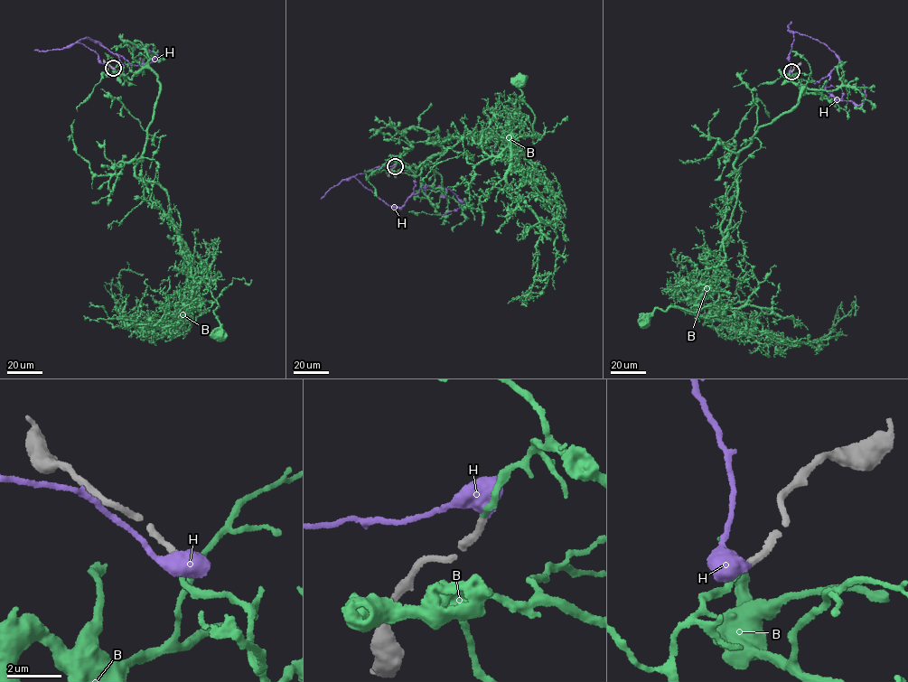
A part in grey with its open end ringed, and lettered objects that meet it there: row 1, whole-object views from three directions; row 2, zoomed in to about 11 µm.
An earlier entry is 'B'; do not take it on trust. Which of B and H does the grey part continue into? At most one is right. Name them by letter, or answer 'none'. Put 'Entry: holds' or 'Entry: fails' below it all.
B
Entry: holds

